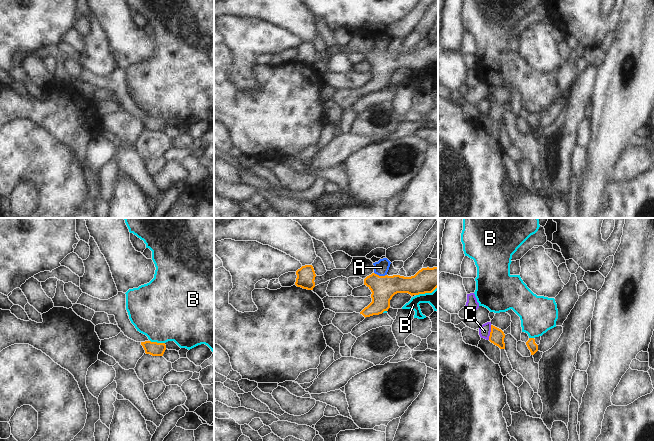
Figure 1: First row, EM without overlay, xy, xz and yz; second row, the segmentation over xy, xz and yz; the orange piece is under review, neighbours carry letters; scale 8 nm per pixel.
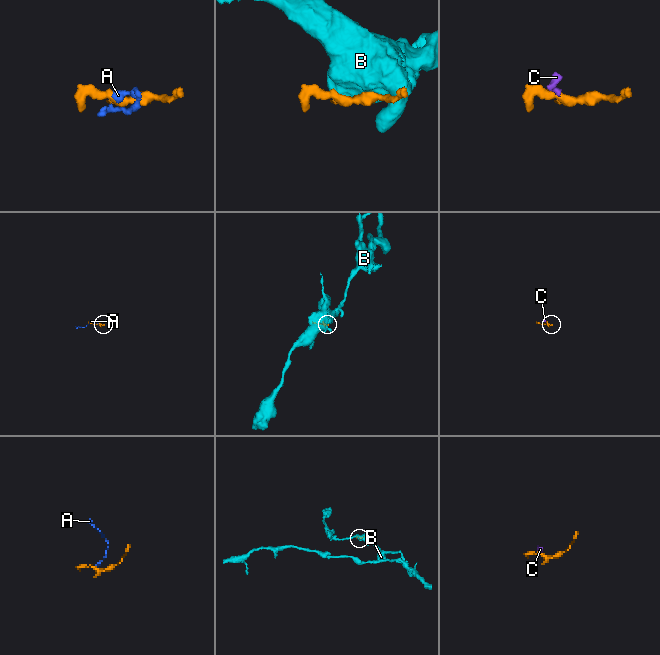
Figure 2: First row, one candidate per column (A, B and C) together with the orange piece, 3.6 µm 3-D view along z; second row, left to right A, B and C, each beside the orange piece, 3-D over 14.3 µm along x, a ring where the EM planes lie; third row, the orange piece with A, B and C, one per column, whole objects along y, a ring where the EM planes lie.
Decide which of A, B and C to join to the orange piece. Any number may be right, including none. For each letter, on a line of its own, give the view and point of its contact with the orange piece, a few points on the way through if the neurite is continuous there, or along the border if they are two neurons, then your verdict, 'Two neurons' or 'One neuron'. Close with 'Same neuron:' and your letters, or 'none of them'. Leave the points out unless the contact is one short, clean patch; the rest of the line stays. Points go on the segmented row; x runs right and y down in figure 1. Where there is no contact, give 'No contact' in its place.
A: Touches orange at xz (380, 276). Boundary: xz (374, 272), (379, 275), (386, 275). Two neurons
B: Touches orange at xy (156, 342). Two neurons
C: Touches orange at yz (490, 332). Boundary: yz (491, 325), (488, 339). Two neurons
Same neuron: none of them

